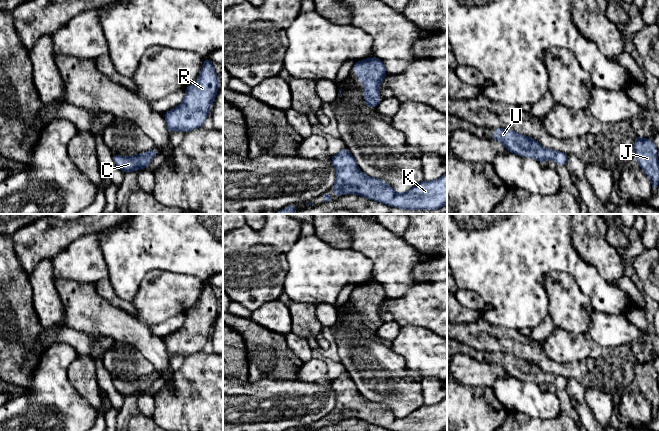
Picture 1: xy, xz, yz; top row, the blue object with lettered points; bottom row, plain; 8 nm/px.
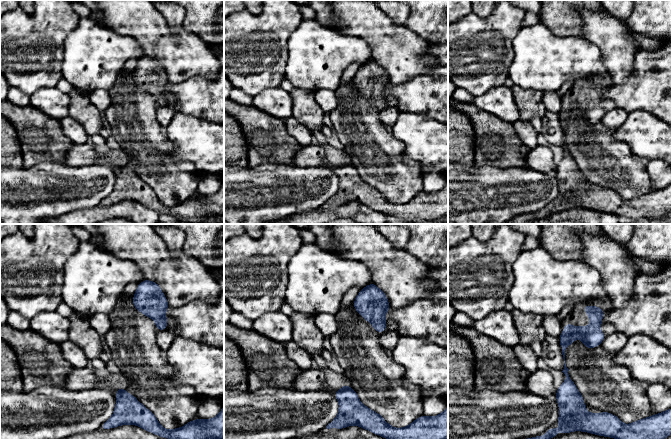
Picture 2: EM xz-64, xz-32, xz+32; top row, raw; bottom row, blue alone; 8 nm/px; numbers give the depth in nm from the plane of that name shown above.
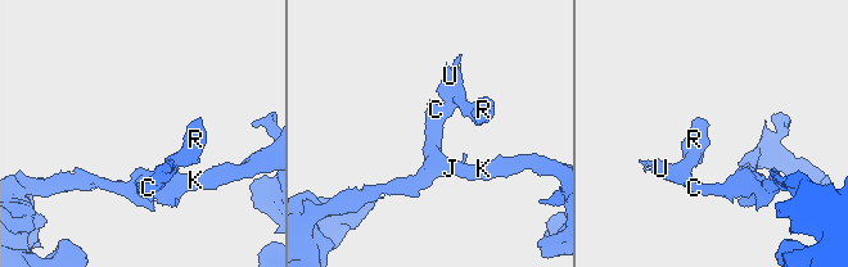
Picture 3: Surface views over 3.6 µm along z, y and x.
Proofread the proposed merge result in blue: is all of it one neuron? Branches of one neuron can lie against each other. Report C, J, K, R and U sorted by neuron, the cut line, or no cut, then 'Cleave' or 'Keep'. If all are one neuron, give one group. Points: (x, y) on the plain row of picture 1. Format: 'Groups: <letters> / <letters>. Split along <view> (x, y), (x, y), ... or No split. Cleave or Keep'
Groups: C J K R U. No split. Keep

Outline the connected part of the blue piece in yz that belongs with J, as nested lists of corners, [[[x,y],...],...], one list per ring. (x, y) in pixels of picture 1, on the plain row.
[[[640,359],[635,362],[634,380],[638,383],[640,392],[652,406],[652,415],[659,412],[659,386],[655,368],[652,363]]]

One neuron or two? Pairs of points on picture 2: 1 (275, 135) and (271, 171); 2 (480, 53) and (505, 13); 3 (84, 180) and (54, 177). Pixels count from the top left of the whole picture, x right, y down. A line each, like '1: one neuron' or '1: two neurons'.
1: two neurons
2: one neuron
3: one neuron

